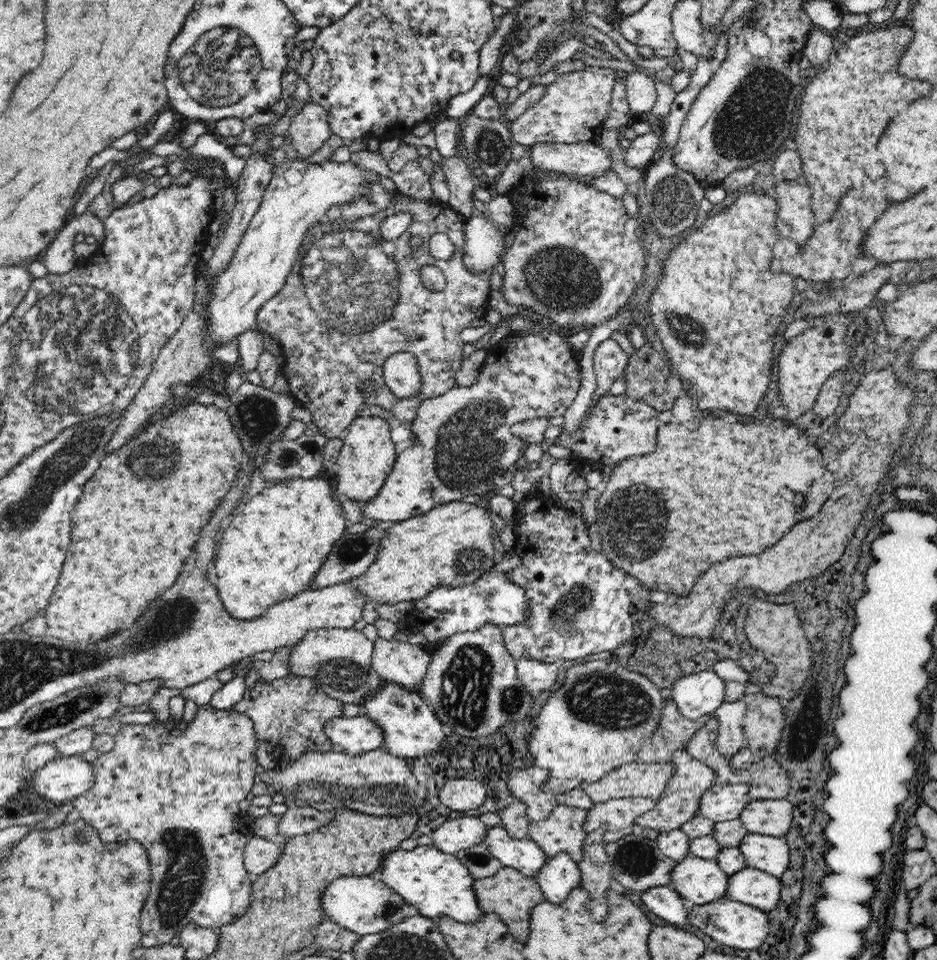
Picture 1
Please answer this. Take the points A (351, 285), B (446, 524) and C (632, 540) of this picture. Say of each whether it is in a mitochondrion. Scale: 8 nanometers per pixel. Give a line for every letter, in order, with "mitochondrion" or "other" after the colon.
A: mitochondrion
B: other
C: mitochondrion

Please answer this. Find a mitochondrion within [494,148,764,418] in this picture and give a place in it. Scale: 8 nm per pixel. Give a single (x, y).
(560, 281)

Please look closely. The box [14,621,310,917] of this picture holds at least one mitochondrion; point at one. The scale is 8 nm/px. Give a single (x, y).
(63, 714)

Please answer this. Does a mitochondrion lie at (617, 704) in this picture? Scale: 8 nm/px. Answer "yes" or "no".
yes

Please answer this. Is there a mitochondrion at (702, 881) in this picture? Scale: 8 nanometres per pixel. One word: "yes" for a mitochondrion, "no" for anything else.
no

